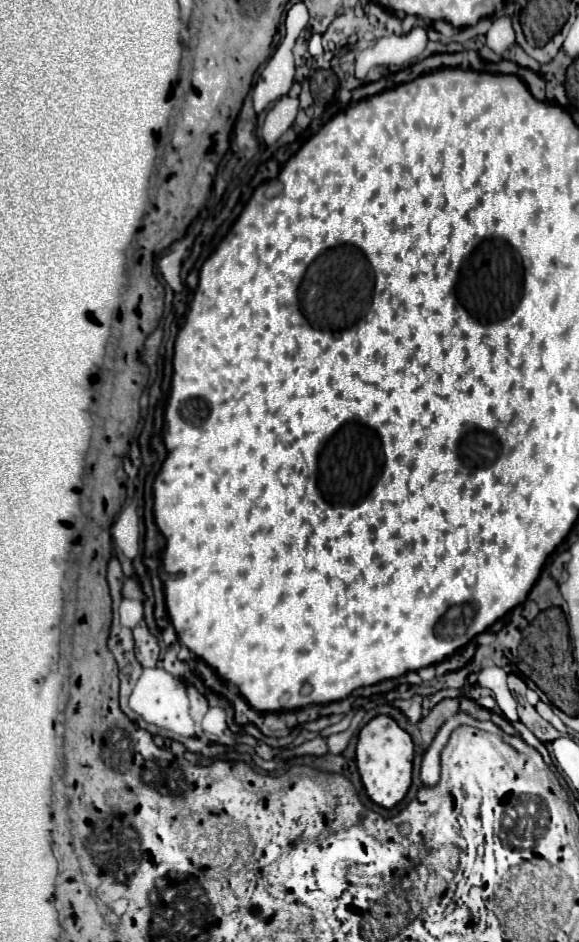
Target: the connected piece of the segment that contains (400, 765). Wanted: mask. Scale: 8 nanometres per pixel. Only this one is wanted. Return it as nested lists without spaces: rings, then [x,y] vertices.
[[[389,715],[373,717],[359,733],[357,741],[357,767],[361,773],[361,781],[365,785],[367,795],[379,803],[381,807],[397,805],[409,785],[411,785],[411,771],[413,771],[413,741],[411,735],[397,725],[397,721]]]

